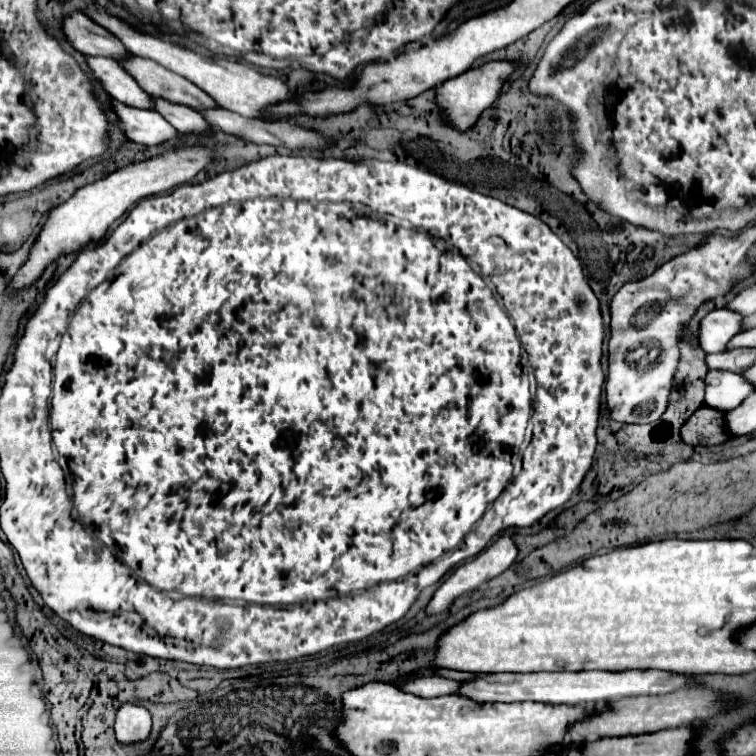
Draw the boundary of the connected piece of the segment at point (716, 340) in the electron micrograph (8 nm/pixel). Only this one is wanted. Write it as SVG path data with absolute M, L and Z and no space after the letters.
M714 310L700 322L700 346L704 352L724 352L730 338L742 332L744 316L734 310Z

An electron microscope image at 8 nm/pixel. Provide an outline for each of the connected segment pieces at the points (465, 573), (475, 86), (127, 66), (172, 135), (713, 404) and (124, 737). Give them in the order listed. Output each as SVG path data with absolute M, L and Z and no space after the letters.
M500 536L494 544L490 544L490 546L488 546L482 554L478 554L474 560L468 560L466 564L462 564L462 566L456 568L456 572L436 590L434 598L432 598L430 604L426 606L426 614L428 614L428 616L434 616L434 614L440 614L440 612L450 610L450 606L454 604L456 598L460 598L460 596L466 594L466 592L476 590L478 586L486 584L488 580L492 580L492 578L500 576L504 570L508 570L508 568L512 566L512 562L514 562L516 554L518 554L518 548L516 548L516 544L512 542L512 538L510 538L510 536Z
M496 60L496 62L486 62L478 68L470 68L460 76L446 80L442 86L438 86L438 106L442 108L444 118L458 130L470 128L476 122L476 118L480 118L480 114L496 102L498 94L502 92L502 88L506 86L506 82L510 80L510 76L516 72L518 66L520 62L514 60L504 60L504 62Z
M132 56L132 58L124 60L122 66L128 74L132 74L136 78L136 82L148 94L156 94L158 98L166 98L168 102L178 102L182 106L190 106L198 112L220 108L204 90L198 90L198 86L194 86L190 80L162 68L160 64L148 60L148 58Z
M114 100L114 110L122 120L122 132L138 144L144 146L160 146L166 142L182 142L184 136L162 118L156 110L140 110L132 106L124 106Z
M710 370L706 376L706 406L728 412L742 404L746 396L754 392L742 374L730 370Z
M128 702L118 708L116 714L116 738L120 744L144 742L150 736L150 714L144 706Z

